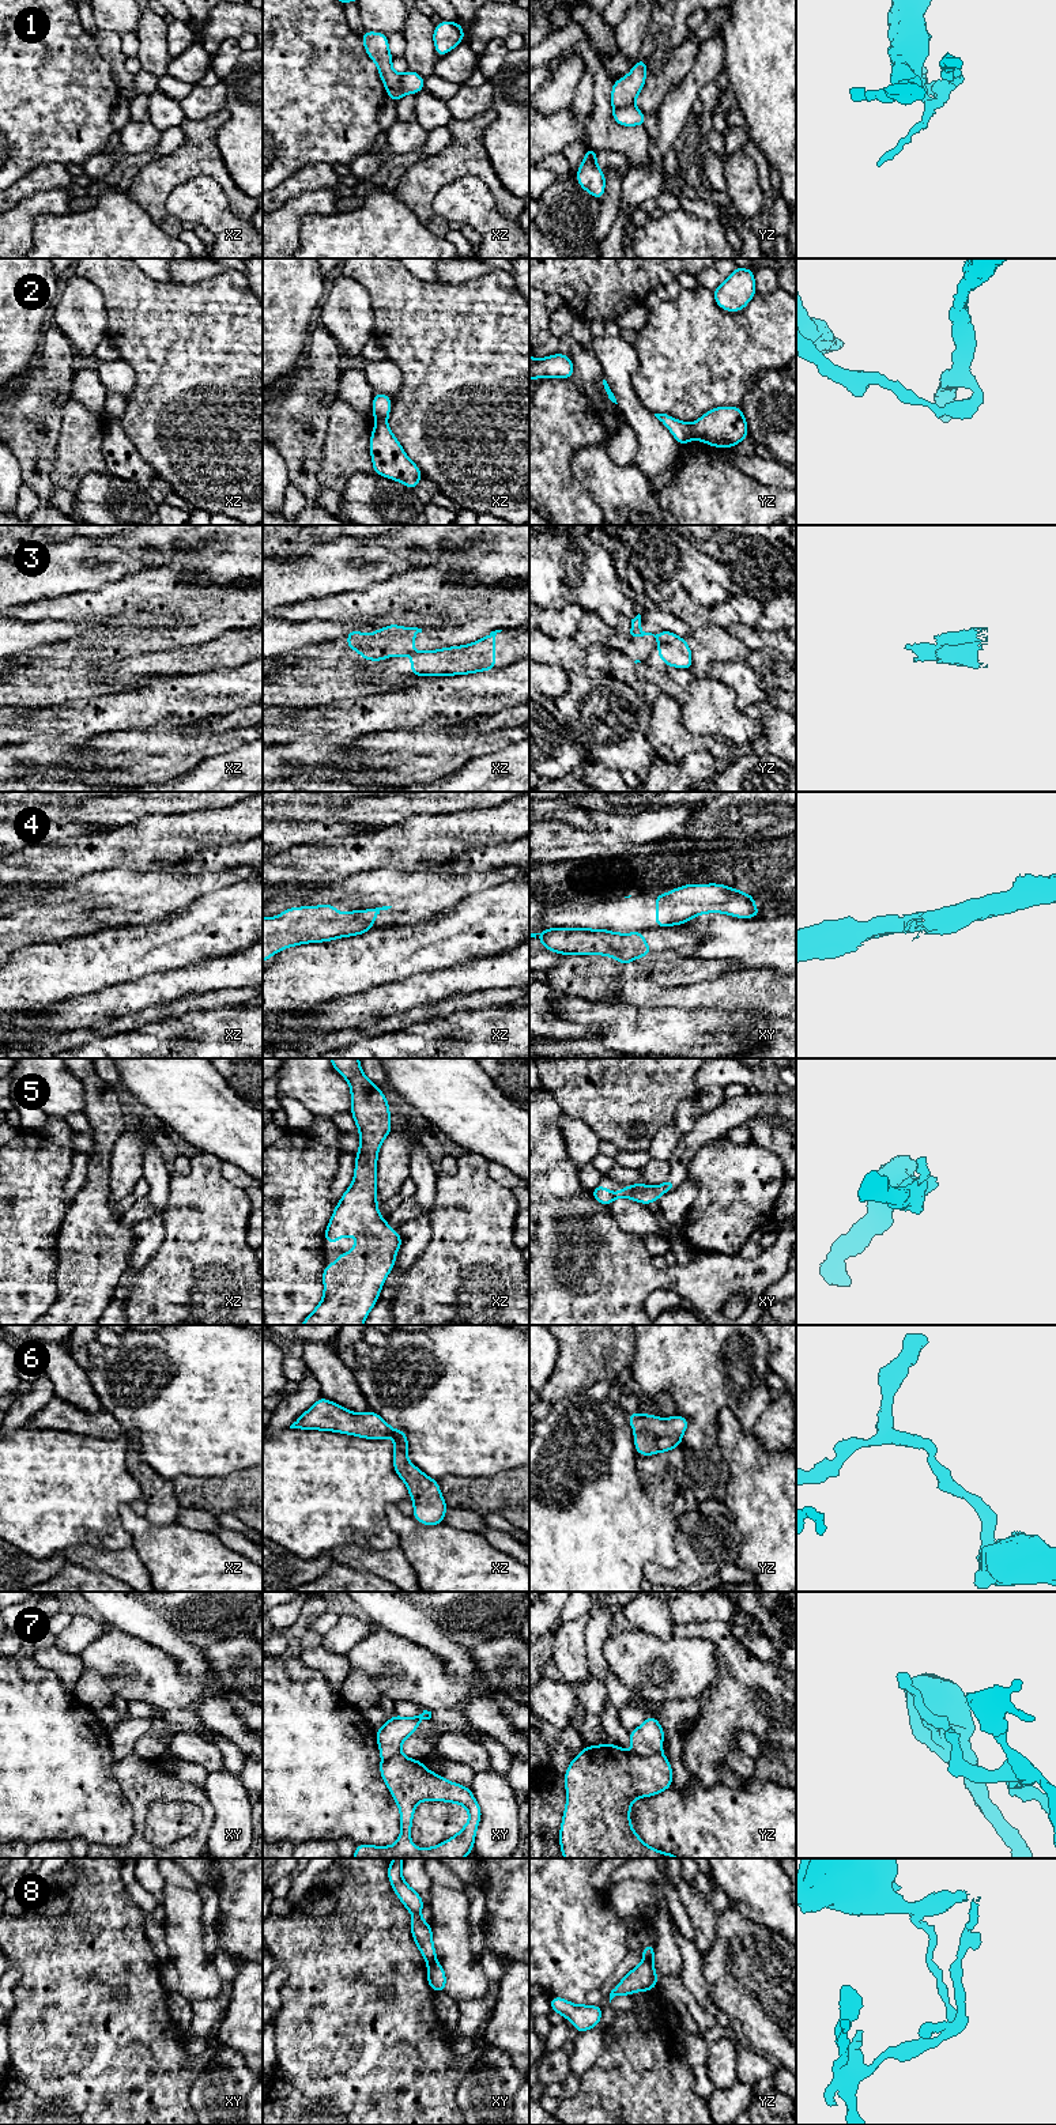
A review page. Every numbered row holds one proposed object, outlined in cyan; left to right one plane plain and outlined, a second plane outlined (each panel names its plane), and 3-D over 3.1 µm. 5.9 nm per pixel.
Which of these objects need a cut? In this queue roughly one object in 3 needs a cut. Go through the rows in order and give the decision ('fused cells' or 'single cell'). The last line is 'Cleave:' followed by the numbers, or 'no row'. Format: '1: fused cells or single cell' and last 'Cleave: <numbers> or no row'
1: fused cells
2: fused cells
3: fused cells
4: fused cells
5: single cell
6: single cell
7: fused cells
8: fused cells
Cleave: 1, 2, 3, 4, 7, 8

